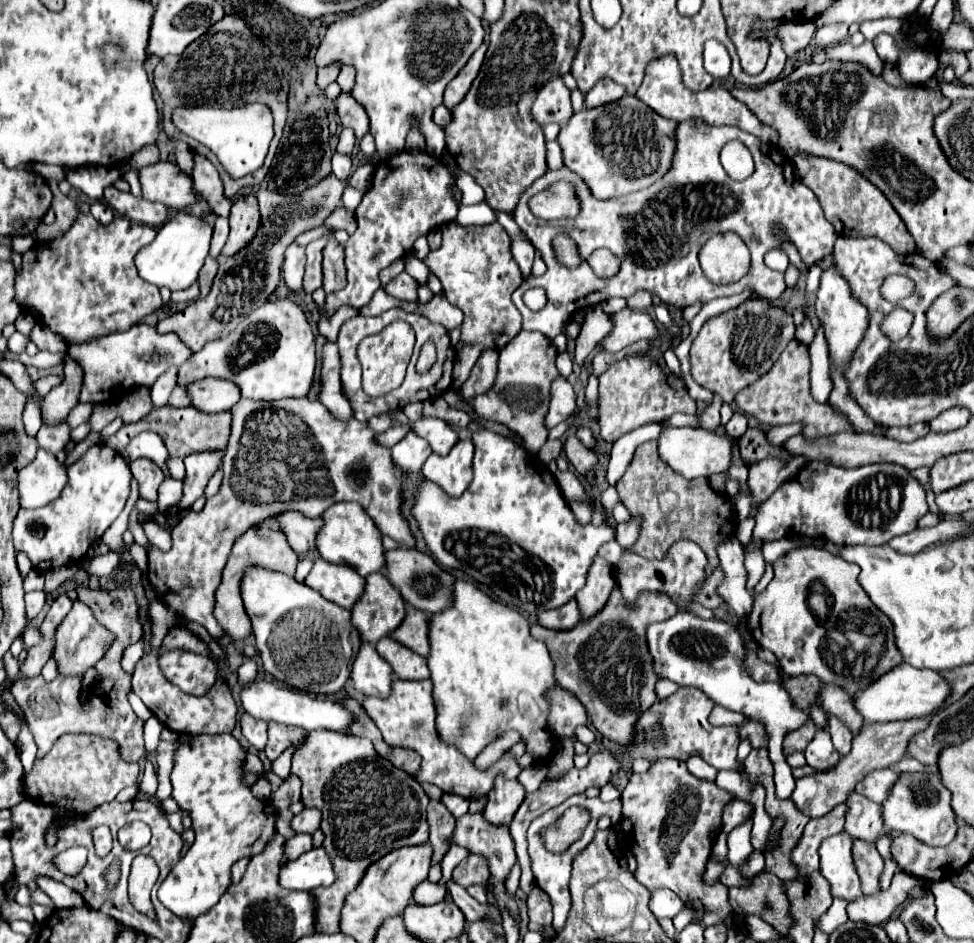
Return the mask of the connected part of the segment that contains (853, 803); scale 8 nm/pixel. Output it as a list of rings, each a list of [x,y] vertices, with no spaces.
[[[850,794],[848,800],[848,812],[846,812],[846,832],[852,838],[864,840],[864,842],[876,842],[880,836],[886,834],[884,820],[880,816],[880,804],[860,796]]]

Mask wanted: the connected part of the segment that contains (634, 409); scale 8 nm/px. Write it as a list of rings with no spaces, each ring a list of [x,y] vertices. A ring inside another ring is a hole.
[[[648,354],[628,356],[616,364],[612,364],[600,376],[600,436],[606,442],[614,442],[626,432],[632,432],[650,422],[664,422],[674,412],[682,414],[698,414],[696,402],[690,398],[684,382],[660,368],[658,360]]]

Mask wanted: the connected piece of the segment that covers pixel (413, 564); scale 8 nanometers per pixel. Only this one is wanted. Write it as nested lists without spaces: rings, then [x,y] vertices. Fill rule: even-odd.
[[[396,548],[386,552],[386,576],[394,584],[394,588],[400,590],[406,604],[422,610],[422,612],[442,612],[442,608],[448,608],[452,604],[452,584],[456,578],[446,572],[438,562],[434,562],[432,556],[416,550],[416,548]]]

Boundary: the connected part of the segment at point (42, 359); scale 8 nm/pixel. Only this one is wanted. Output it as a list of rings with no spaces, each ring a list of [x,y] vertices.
[[[9,349],[4,353],[8,360],[17,360],[24,365],[34,365],[38,368],[50,368],[56,364],[62,364],[64,354],[50,354],[50,352],[38,352],[38,356],[29,356],[26,352],[14,354]]]

